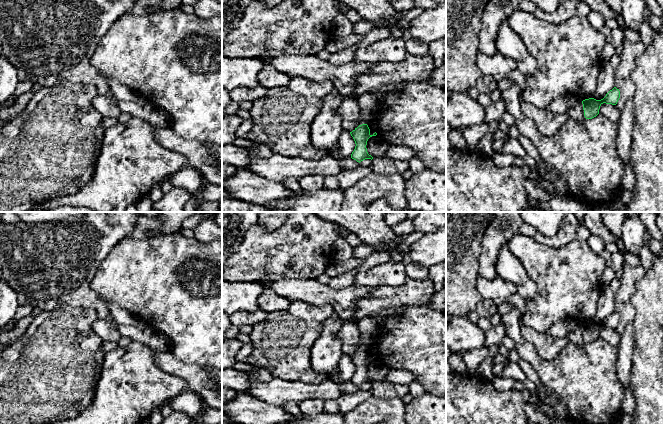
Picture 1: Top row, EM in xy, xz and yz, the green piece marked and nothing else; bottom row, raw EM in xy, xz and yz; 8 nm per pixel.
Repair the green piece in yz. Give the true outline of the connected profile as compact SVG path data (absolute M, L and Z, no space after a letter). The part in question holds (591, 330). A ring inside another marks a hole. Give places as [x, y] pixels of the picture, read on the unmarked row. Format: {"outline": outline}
{"outline": "M616 311L610 314L606 320L601 324L594 322L585 323L583 325L576 325L568 334L567 338L570 342L577 345L584 345L592 343L599 338L600 330L603 327L616 329L620 322L620 315Z"}

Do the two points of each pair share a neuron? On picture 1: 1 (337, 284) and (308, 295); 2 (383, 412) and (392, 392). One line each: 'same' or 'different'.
1: different
2: different

